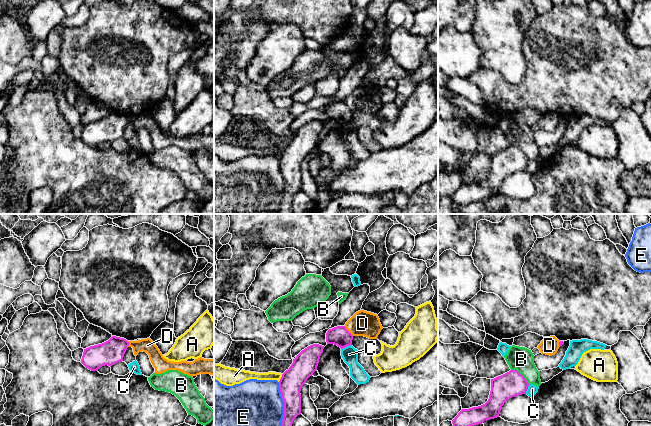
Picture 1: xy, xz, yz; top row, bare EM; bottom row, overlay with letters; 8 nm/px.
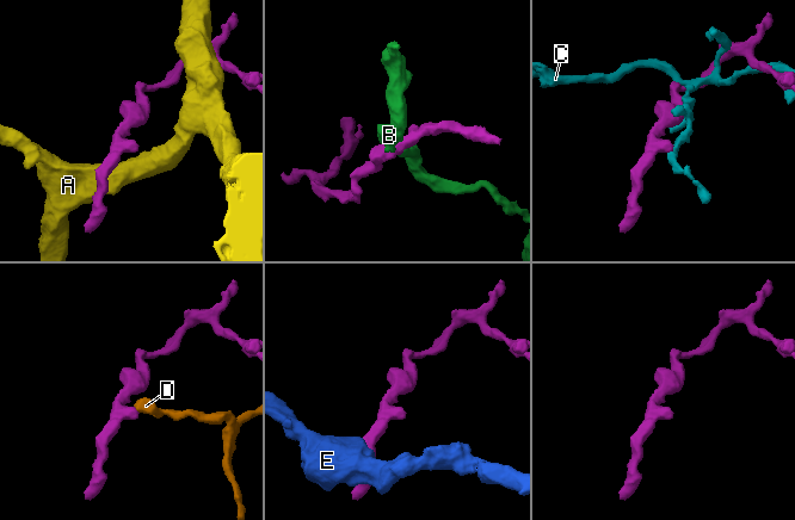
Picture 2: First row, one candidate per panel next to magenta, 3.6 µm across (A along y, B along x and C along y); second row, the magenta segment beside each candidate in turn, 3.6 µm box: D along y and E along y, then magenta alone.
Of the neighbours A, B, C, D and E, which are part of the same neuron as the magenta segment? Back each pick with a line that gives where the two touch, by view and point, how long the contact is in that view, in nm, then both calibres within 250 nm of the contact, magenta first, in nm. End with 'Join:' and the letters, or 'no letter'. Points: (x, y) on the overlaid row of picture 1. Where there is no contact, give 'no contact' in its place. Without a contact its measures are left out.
Join: no letter

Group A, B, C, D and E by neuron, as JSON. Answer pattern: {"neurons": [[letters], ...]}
{"neurons": [["A"], ["B"], ["C"], ["D"], ["E"]]}

